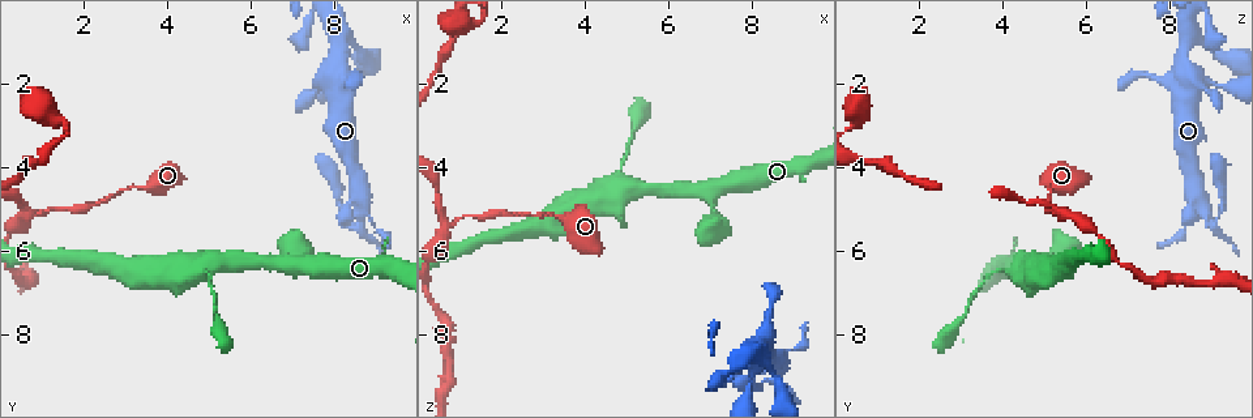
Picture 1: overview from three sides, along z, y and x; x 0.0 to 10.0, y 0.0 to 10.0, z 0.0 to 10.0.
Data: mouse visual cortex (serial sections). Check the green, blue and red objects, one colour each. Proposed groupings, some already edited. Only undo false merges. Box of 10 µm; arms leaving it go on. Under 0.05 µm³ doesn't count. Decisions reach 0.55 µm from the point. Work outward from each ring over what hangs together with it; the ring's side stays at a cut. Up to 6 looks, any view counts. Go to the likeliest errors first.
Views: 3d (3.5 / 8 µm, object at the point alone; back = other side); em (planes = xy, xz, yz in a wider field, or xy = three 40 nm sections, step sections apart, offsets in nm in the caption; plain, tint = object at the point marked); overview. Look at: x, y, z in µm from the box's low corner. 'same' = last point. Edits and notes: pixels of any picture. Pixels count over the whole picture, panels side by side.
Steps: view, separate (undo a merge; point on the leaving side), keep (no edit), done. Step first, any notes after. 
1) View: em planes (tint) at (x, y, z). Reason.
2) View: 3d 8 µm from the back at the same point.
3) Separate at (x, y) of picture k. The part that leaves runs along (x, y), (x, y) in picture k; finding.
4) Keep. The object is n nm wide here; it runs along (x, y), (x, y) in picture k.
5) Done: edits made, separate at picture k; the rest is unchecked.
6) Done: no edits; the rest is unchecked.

View: 3d 8 µm at (0.75, 5.10, 5.50). Sharp bend.

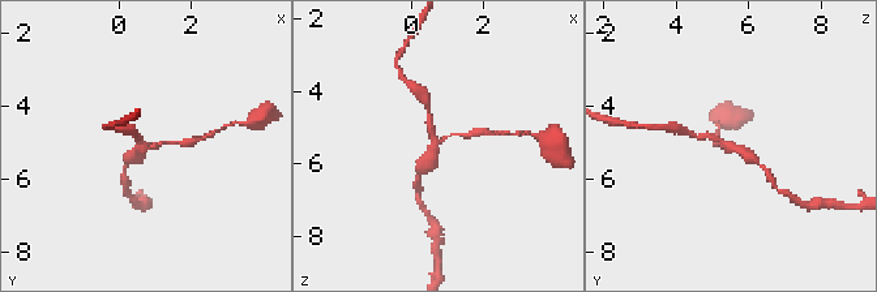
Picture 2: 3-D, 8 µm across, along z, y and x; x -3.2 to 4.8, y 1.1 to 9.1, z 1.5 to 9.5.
View: em planes (tint) at the same point. 3 arms meet here; the arms are 150, 200, 350 nm wide.

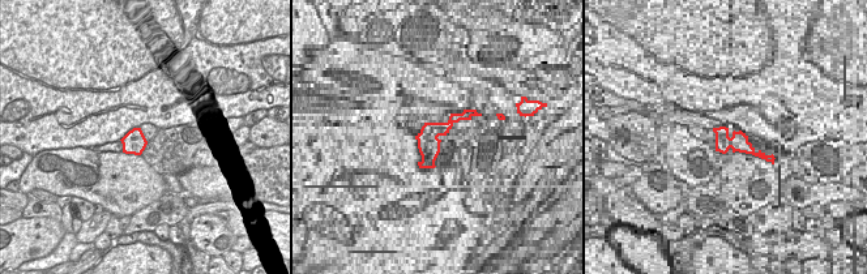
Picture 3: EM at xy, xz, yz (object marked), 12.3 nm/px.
Keep. It runs along (475, 134), (448, 136), (437, 142), (420, 172) in picture 2; all the same cell.

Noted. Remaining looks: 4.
View: 3d 3.5 µm at (5.30, 6.30, 4.55). Abrupt turn.

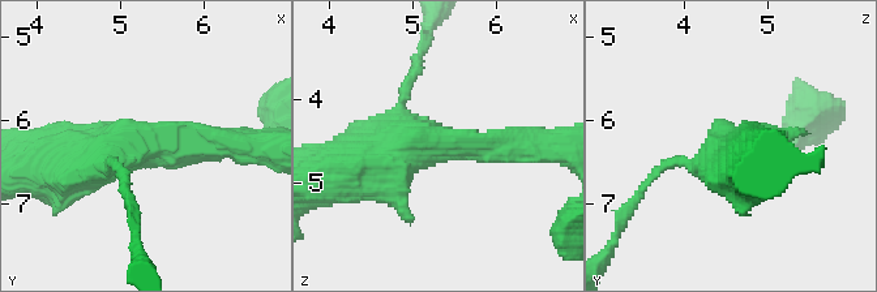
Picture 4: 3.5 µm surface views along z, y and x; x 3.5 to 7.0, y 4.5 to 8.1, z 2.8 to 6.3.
View: em xy step 5 (plain) at (5.25, 6.25, 4.55).

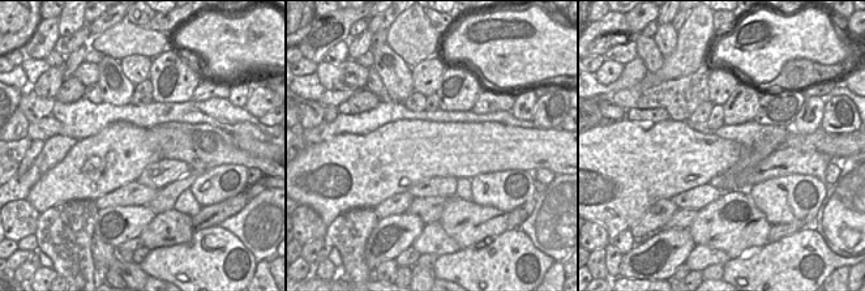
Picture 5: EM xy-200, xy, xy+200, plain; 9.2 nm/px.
View: em xy step 5 (tint) at the same point. Where the object lies.

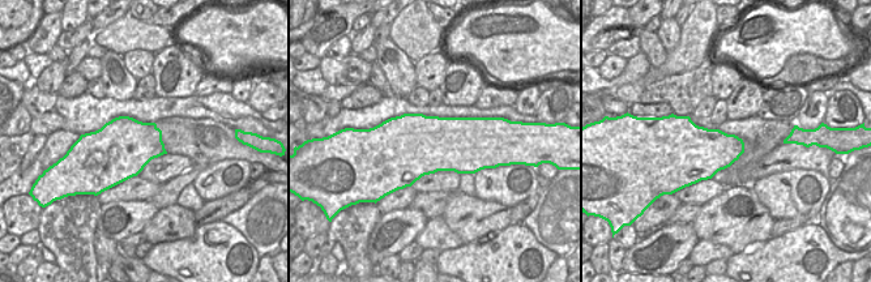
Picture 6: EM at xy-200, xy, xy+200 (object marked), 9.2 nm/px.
Keep. It runs along (503, 145), (410, 145), (330, 175) in picture 4; continuous, no second cell.

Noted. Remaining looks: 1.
View: 3d 3.5 µm at (8.30, 5.25, 9.10). Abrupt turn.

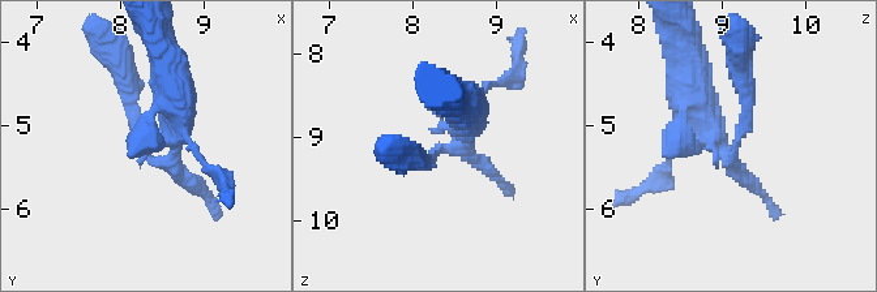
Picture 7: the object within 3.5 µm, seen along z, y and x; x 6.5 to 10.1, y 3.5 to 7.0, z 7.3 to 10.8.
Keep. It runs along (469, 115), (465, 146), (416, 155) in picture 7; all the same cell.

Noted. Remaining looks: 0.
Done: no edits; the rest is unchecked.

